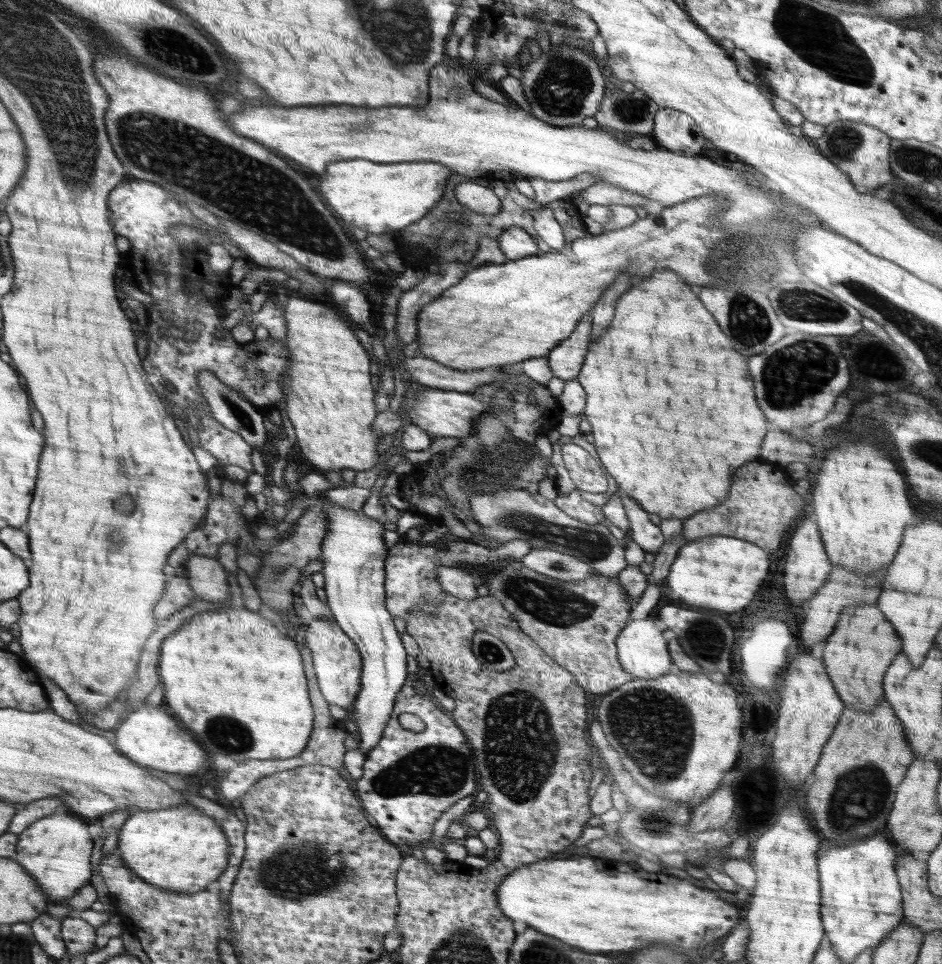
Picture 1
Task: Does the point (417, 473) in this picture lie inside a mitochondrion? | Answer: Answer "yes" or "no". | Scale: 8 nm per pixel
no

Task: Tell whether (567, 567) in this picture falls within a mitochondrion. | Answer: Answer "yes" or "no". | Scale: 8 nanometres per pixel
yes

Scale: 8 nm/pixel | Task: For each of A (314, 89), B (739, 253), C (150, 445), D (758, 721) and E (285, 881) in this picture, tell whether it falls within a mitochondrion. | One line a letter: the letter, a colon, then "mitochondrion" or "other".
A: other
B: mitochondrion
C: other
D: other
E: mitochondrion

